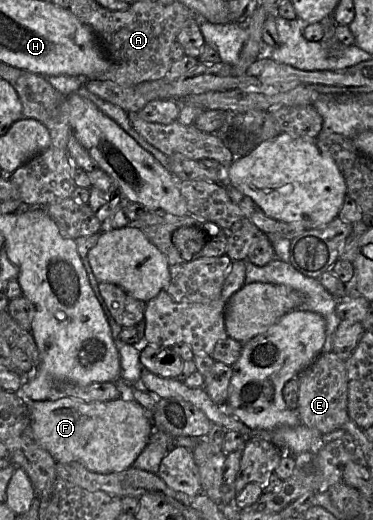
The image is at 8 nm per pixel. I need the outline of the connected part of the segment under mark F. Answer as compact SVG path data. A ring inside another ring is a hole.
M68 396L47 401L28 401L31 425L36 442L58 463L78 462L89 471L108 474L121 472L131 467L147 445L154 430L148 412L135 400L121 398L111 401L85 402Z

